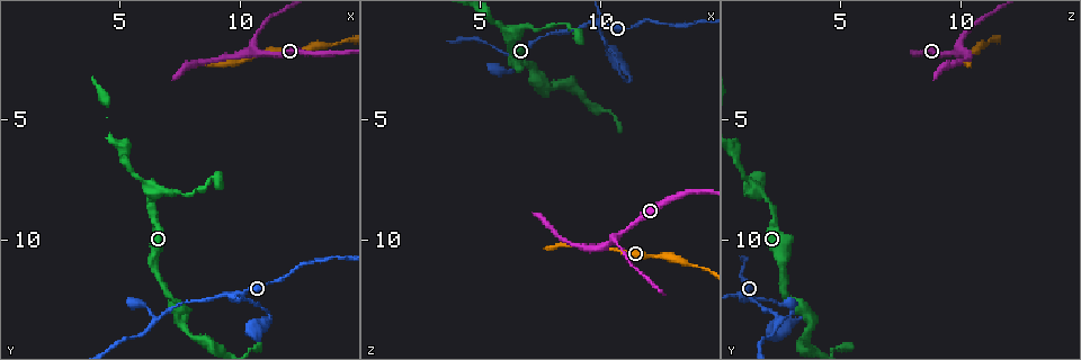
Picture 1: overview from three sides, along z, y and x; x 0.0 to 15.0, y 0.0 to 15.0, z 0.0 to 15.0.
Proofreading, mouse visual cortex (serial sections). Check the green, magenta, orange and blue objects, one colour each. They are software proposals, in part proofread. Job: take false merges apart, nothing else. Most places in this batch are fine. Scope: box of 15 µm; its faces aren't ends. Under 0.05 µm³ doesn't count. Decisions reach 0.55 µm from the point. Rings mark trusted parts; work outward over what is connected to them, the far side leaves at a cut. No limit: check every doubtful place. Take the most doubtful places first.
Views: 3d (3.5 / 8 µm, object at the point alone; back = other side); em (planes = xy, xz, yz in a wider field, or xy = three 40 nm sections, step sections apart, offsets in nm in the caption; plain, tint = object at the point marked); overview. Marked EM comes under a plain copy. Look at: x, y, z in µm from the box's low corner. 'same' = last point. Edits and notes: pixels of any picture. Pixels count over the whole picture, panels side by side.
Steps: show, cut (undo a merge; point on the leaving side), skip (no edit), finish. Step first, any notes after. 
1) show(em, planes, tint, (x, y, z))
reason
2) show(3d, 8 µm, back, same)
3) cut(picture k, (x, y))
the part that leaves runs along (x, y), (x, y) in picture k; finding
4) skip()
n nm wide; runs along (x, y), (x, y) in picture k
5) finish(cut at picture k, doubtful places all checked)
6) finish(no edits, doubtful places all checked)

show(3d, 3.5 µm, back, (10.7, 2.1, 9.8))
thick turns thin

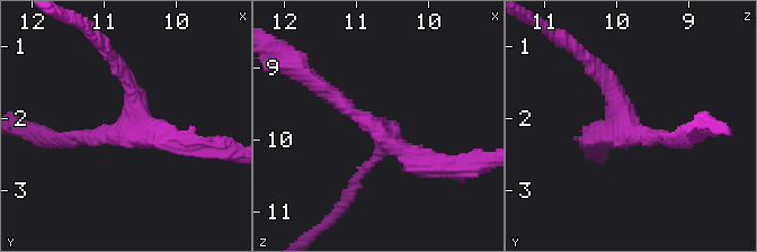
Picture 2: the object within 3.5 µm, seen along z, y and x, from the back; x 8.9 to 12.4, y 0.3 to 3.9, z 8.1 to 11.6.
show(em, xy, step 5, tint, (10.75, 2.25, 9.85))
need the tissue

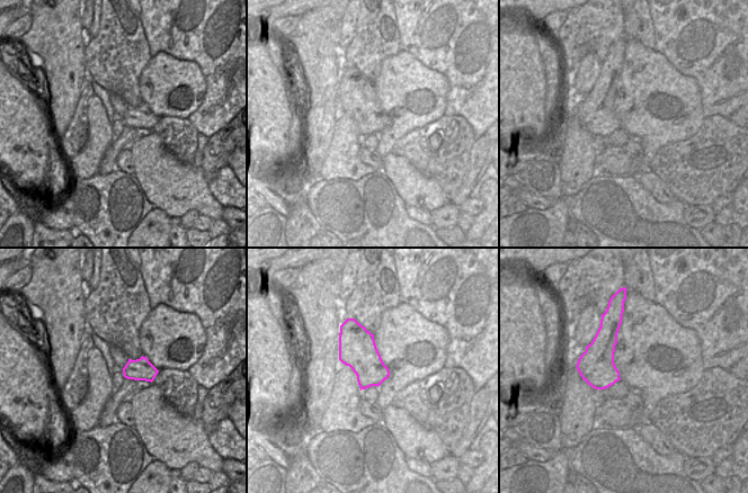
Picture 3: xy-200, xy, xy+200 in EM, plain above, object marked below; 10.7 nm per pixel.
skip()
arms of 200, 250, 300 nm; one cell here

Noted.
show(3d, 3.5 µm, (8.9, 7.5, 1.2))
thin neck

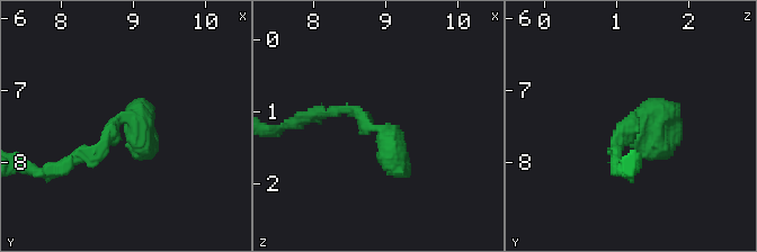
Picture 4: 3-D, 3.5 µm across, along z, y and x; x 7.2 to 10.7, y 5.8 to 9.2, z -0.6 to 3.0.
show(em, xy, step 3, tint, (8.90, 7.40, 1.25))
shape alone is not enough

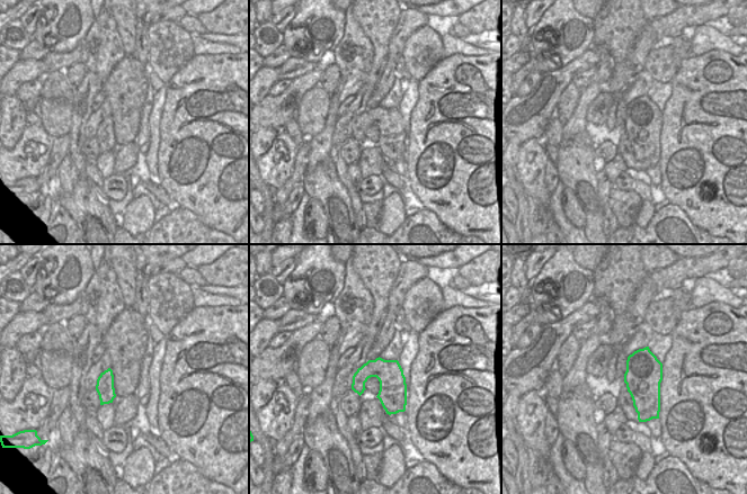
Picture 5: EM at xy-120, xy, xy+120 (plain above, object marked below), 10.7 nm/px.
skip()
runs along (323, 113), (354, 109), (406, 176) in picture 4; one cell here

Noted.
show(3d, 8 µm, (6.7, 13.2, 2.4))
sharp bend

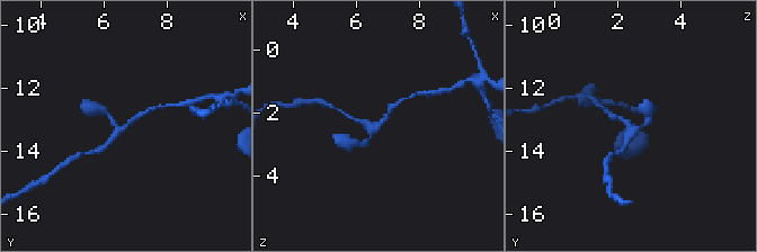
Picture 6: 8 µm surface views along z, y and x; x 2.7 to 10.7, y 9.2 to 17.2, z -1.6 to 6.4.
show(em, xy, step 5, tint, (6.6, 13.3, 2.4))
3 arms; arms of 150, 200, 200 nm

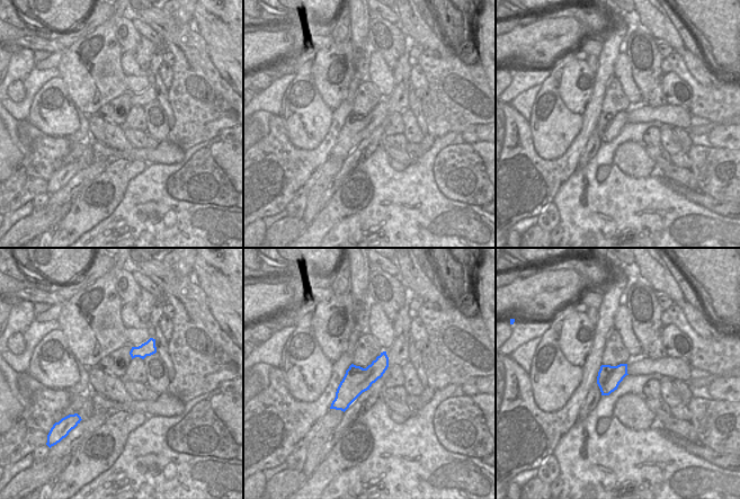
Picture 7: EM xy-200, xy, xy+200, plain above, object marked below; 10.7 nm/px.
skip()
280 nm wide; runs along (393, 106), (364, 145), (358, 145) in picture 6; all the same cell

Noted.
show(3d, 3.5 µm, (11.2, 13.1, 3.4))
abrupt turn

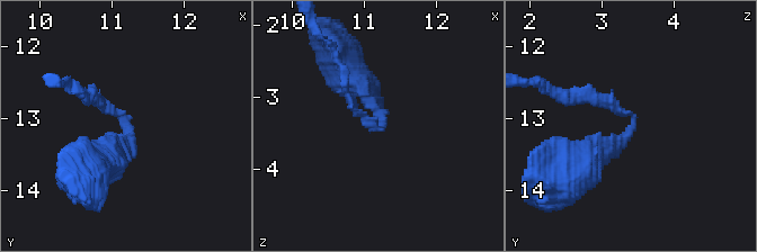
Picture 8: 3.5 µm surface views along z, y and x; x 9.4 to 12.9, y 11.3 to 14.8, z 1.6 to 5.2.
show(em, planes, tint, (11.25, 13.15, 3.35))

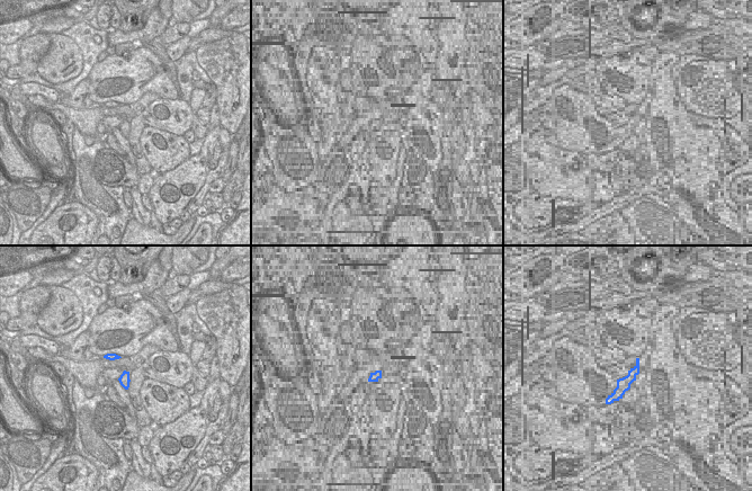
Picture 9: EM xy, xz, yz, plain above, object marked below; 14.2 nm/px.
skip()
arms of 100, 350 nm; runs along (591, 97), (632, 114), (632, 127), (577, 165) in picture 8; one cell here

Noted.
finish(no edits, doubtful places all checked)

